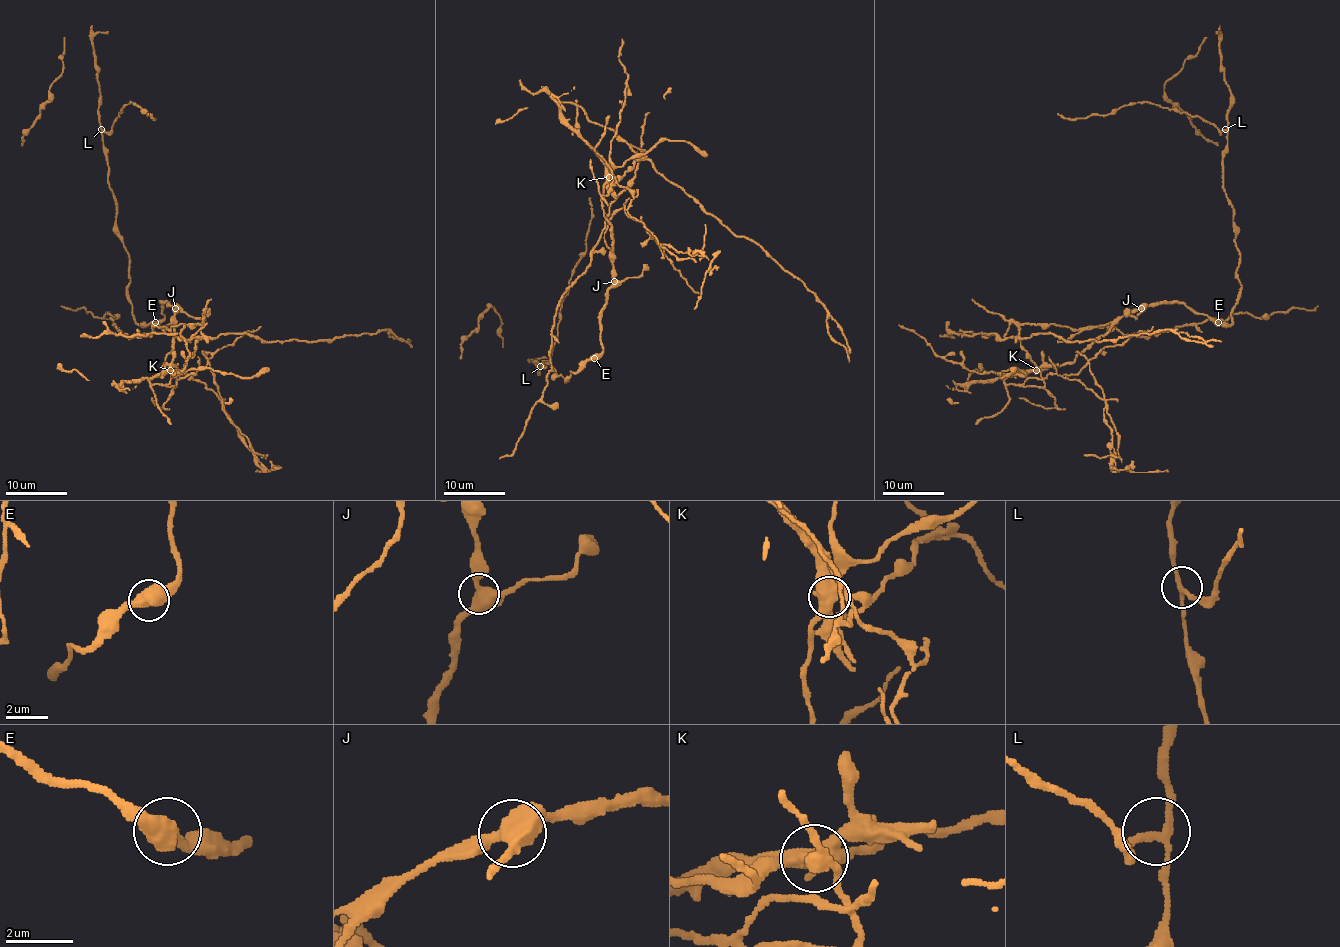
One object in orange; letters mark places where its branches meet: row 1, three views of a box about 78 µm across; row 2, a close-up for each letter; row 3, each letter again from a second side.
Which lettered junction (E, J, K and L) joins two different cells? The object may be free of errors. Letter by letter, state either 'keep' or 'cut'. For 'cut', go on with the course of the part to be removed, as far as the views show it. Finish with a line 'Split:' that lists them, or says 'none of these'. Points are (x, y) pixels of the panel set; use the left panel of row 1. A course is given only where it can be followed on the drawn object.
E: keep
J: keep
K: cut | (170, 370), (195, 350), (198, 324), (129, 337), (108, 313), (60, 305)
L: keep
Split: K

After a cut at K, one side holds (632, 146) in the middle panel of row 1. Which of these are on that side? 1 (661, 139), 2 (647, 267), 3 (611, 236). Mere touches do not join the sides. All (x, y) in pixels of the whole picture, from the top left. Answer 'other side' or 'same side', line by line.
1: other side
2: other side
3: other side

